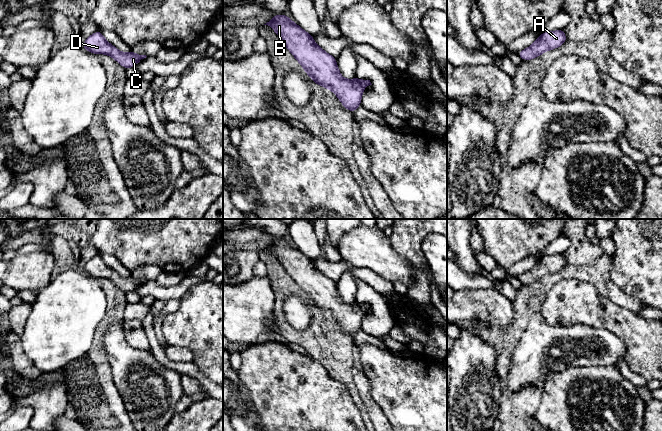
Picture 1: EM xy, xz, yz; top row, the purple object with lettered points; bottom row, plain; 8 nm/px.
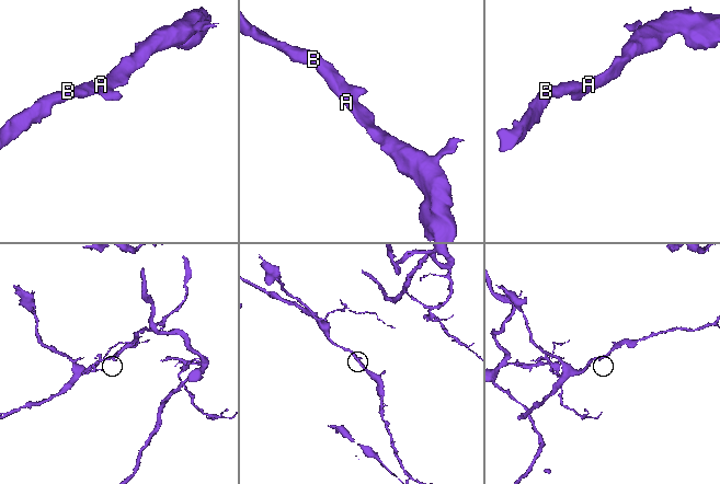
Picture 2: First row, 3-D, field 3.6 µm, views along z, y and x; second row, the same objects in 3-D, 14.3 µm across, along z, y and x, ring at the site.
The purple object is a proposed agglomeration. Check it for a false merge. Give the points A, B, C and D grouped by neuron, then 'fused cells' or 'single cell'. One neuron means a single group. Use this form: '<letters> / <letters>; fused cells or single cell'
A B C D; single cell

